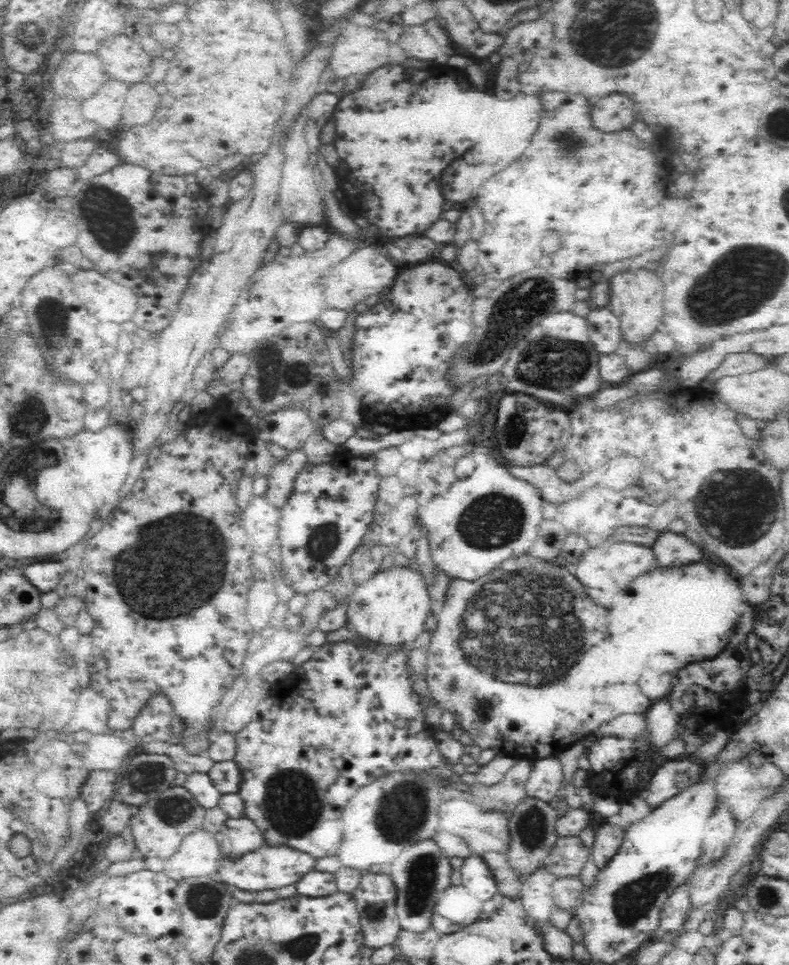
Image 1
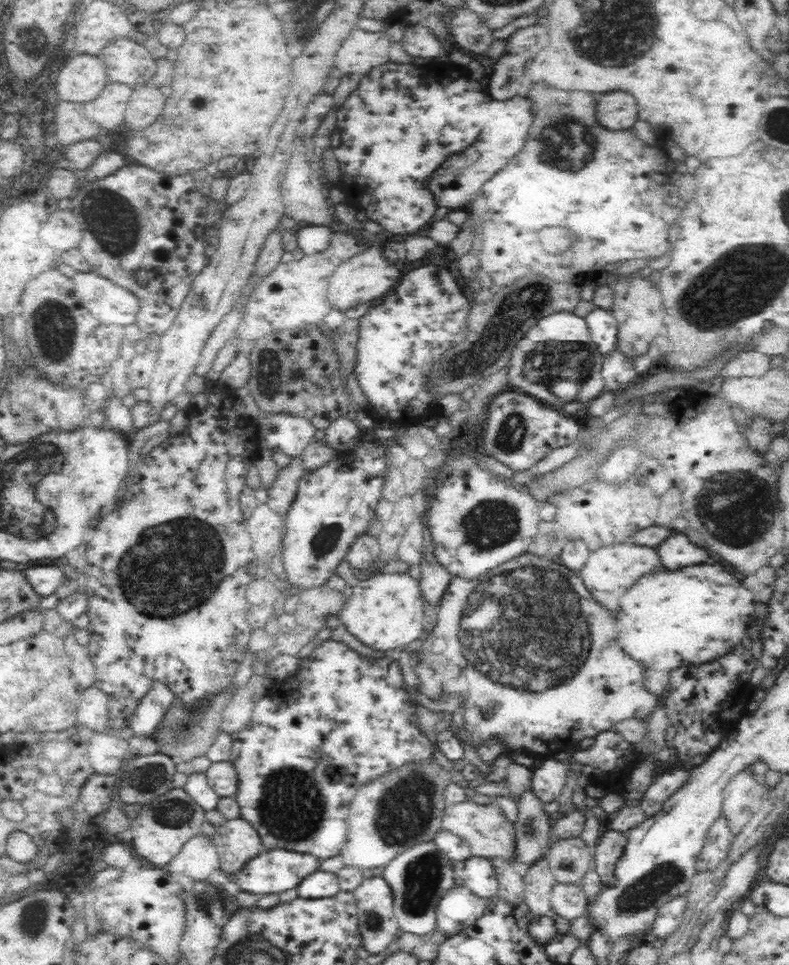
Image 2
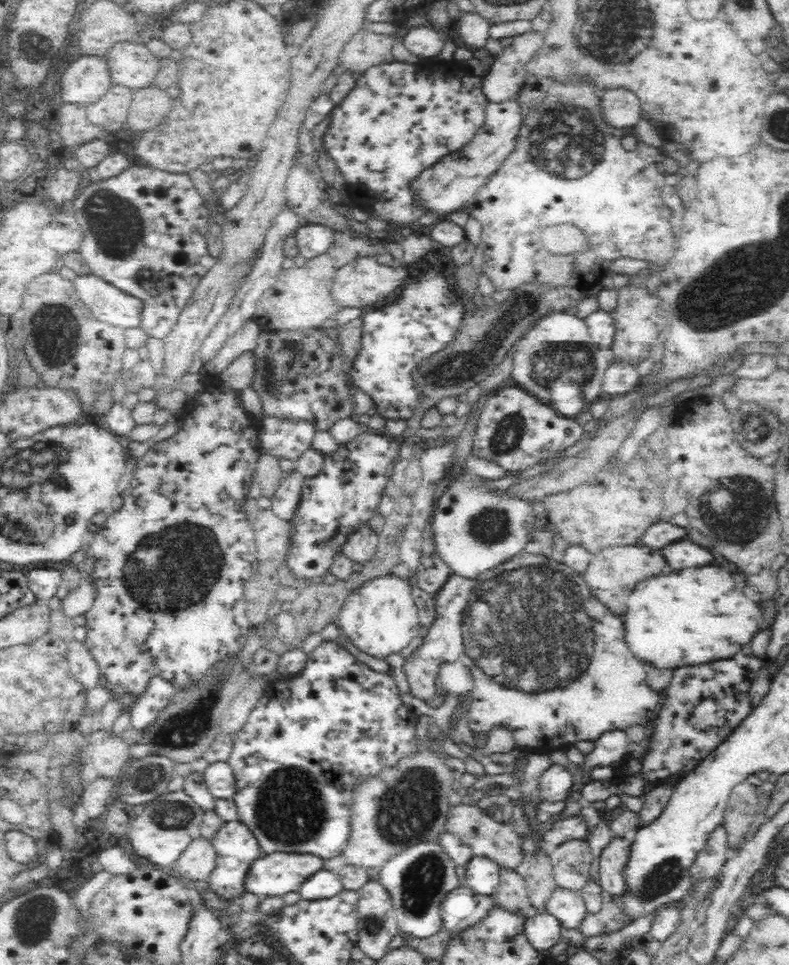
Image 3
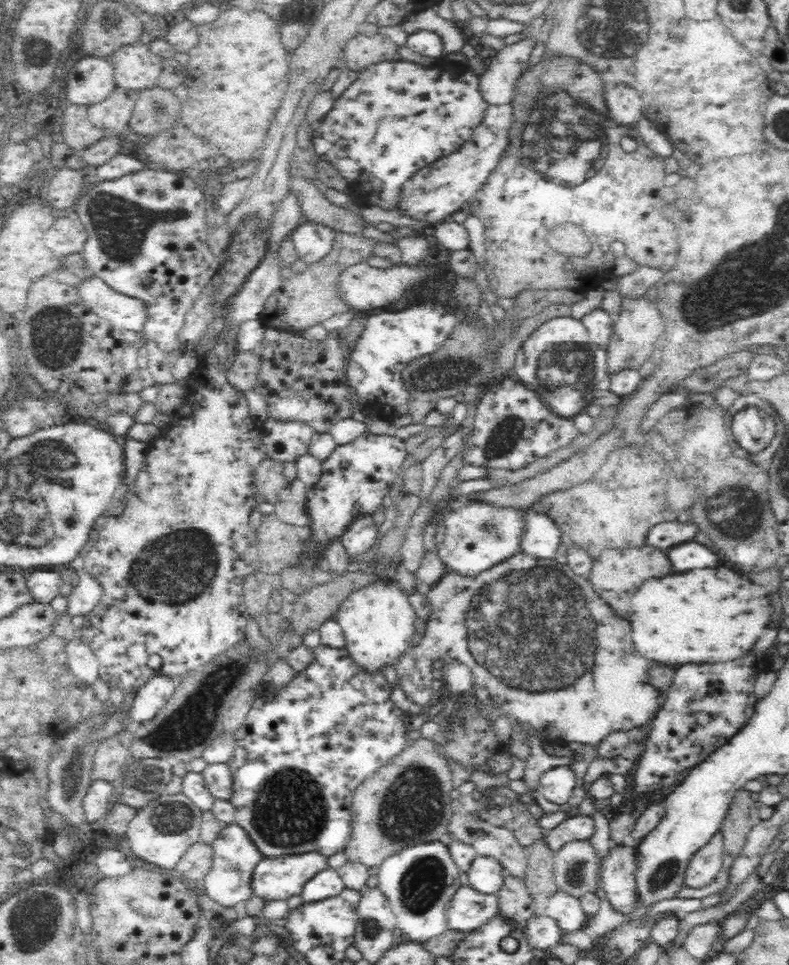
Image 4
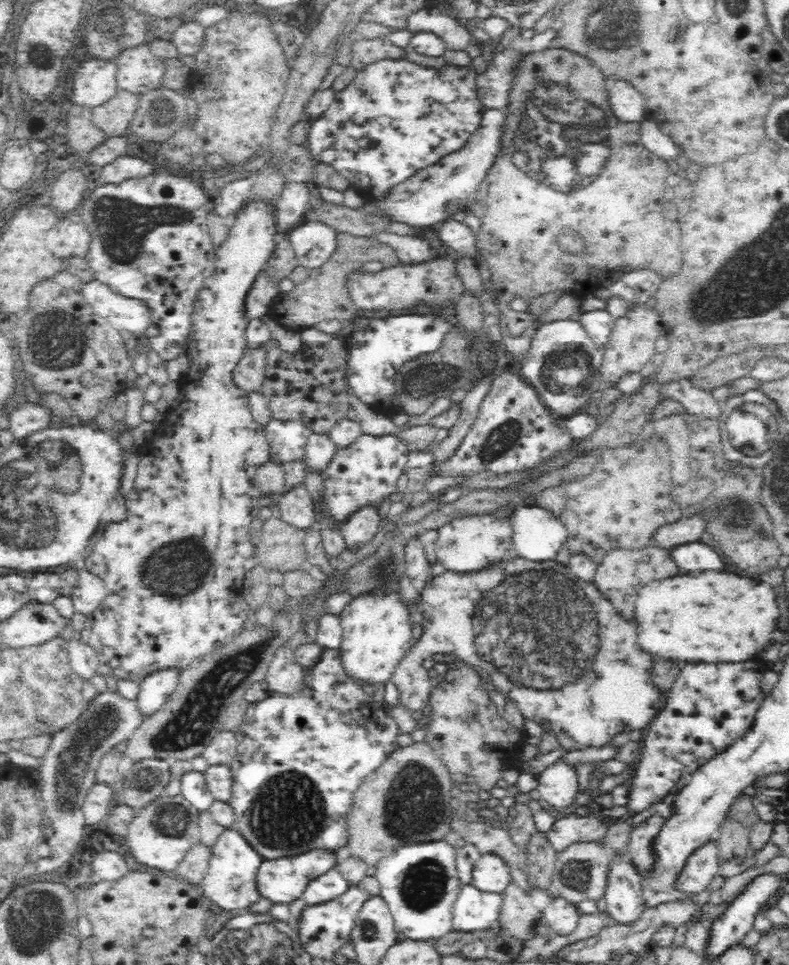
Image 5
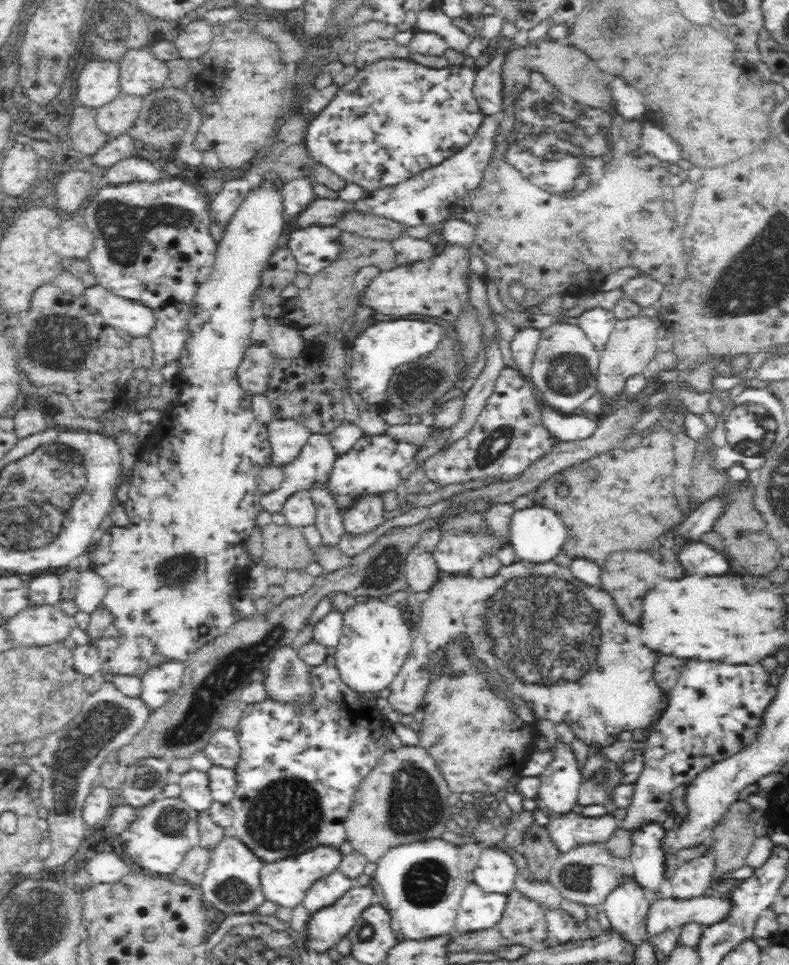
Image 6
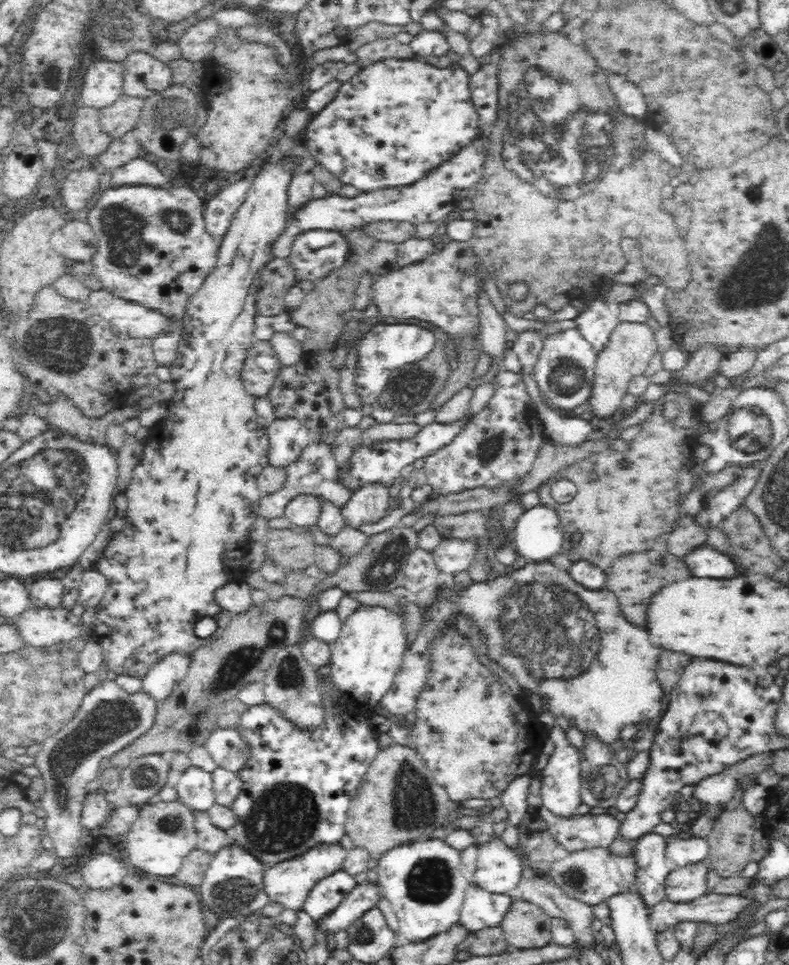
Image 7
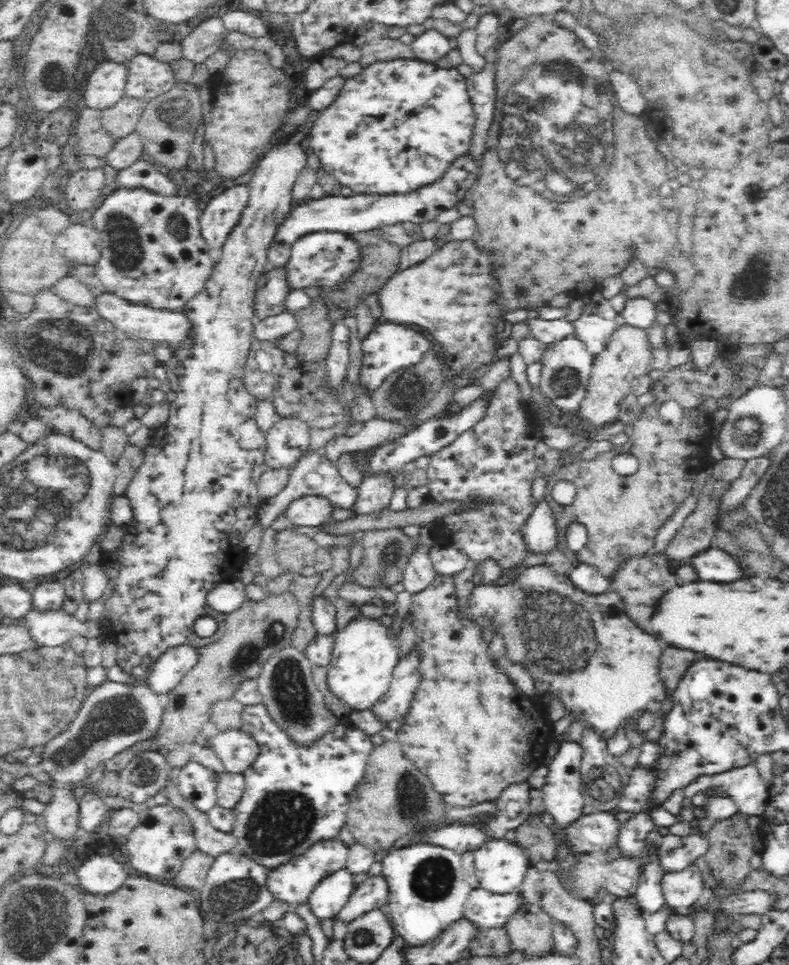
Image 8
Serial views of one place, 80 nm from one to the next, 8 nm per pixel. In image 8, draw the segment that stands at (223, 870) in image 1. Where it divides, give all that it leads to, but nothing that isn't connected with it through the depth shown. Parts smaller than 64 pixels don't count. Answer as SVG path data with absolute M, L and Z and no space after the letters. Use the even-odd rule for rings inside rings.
M322 839L308 848L301 856L296 856L288 864L268 869L266 874L266 887L274 900L296 908L299 904L307 902L310 894L322 880L346 868L349 847L336 839Z

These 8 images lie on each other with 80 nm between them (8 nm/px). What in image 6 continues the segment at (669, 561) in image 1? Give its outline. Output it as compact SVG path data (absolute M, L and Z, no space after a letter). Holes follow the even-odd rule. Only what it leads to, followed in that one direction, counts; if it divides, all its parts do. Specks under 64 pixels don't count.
M689 541L676 546L676 560L688 574L726 574L729 561L719 550L701 541Z

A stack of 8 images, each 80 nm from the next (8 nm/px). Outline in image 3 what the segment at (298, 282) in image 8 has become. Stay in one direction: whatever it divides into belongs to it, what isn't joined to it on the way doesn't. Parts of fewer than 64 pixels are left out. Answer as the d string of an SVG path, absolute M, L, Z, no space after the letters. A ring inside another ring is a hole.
M302 223L294 232L299 253L307 259L325 253L333 243L335 231L320 224Z

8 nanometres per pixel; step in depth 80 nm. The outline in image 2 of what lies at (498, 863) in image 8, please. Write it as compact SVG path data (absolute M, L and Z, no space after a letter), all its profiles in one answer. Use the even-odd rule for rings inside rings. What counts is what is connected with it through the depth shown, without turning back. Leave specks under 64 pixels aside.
M472 856L458 868L459 882L475 896L490 900L497 895L499 885L490 860Z

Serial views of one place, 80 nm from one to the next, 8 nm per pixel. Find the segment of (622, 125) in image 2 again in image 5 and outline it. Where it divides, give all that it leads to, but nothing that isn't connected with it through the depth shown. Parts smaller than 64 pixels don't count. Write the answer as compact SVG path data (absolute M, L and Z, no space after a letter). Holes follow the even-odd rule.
M616 82L610 84L608 96L611 111L622 122L640 122L644 118L644 100L628 82Z

